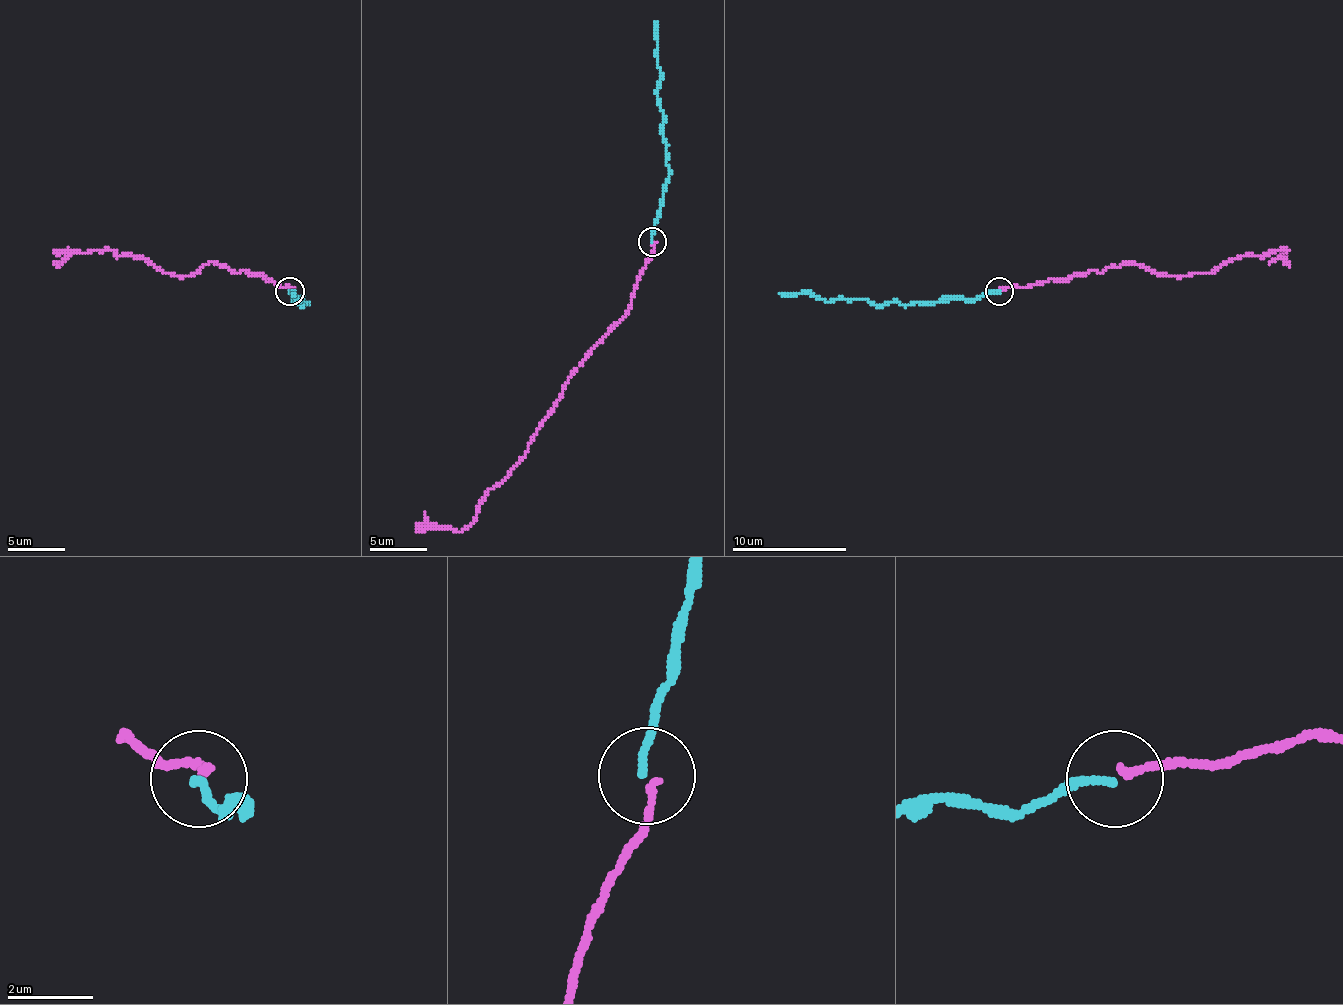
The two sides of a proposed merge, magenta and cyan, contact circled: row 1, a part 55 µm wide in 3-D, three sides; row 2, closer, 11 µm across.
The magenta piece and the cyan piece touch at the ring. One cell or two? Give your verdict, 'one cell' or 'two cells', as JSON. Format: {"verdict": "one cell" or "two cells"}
{"verdict": "one cell"}

